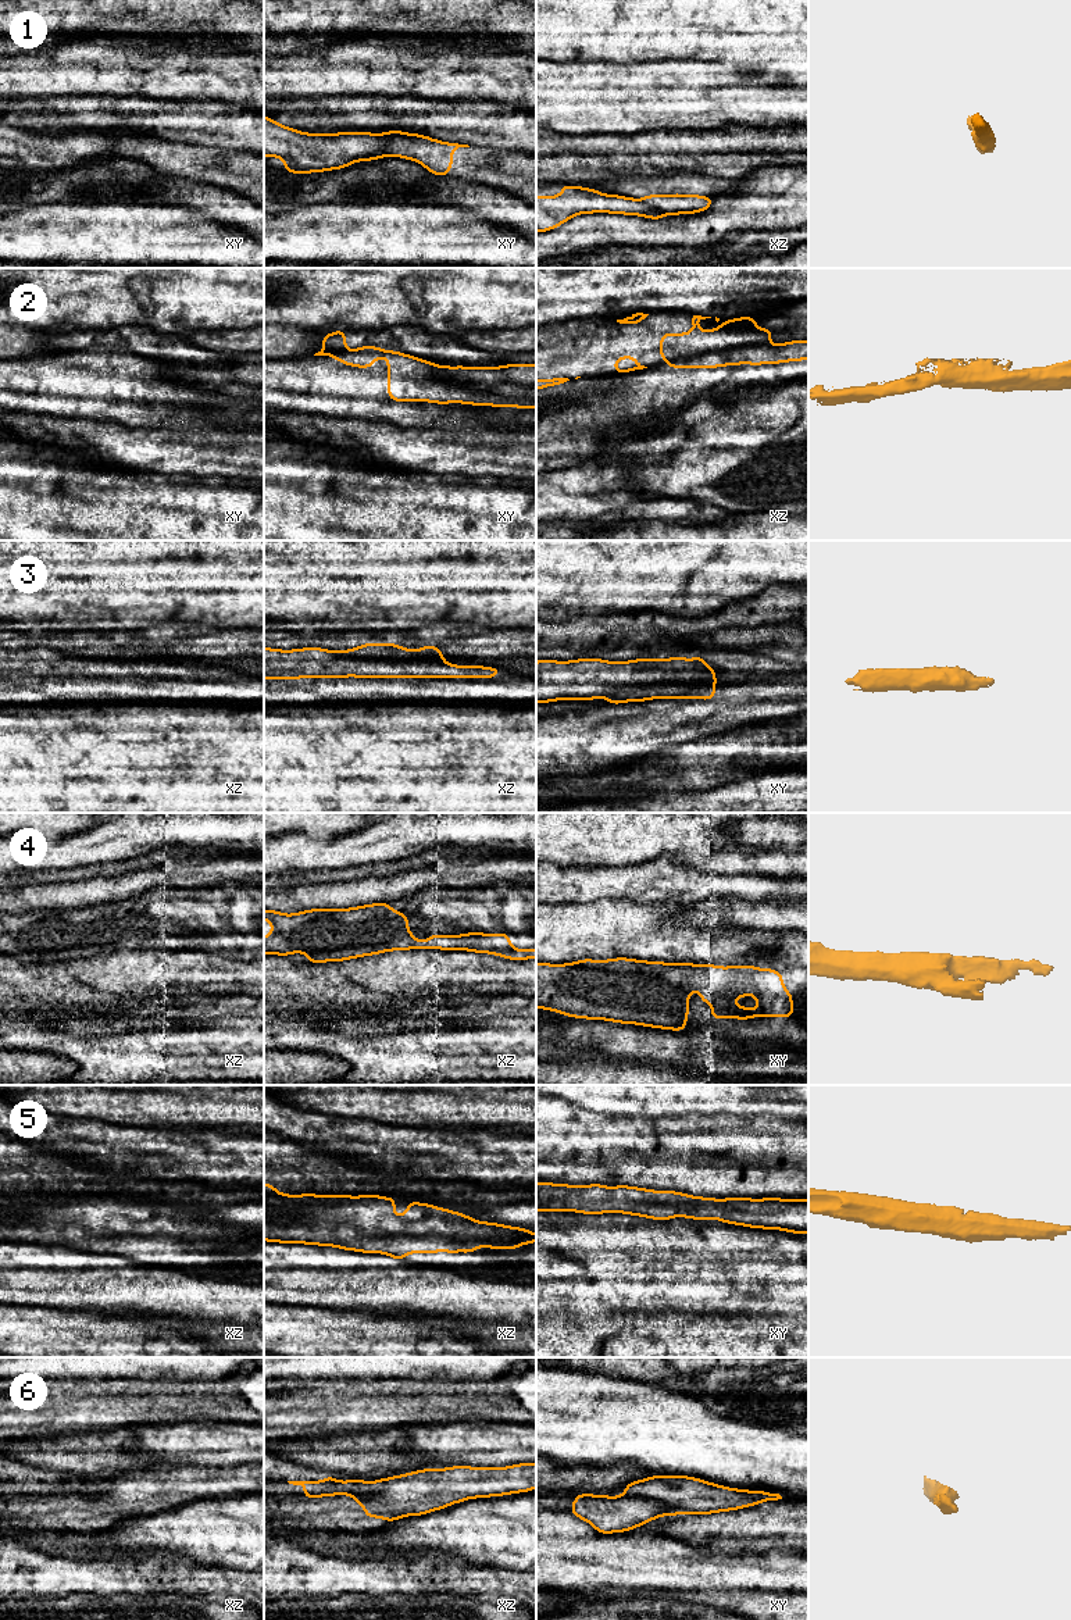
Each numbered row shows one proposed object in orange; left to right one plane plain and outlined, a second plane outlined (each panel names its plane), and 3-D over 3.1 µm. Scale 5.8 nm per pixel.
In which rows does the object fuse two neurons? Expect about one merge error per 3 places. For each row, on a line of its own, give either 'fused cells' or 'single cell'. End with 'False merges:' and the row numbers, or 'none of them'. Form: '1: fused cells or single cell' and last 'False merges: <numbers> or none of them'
1: fused cells
2: fused cells
3: fused cells
4: single cell
5: single cell
6: fused cells
False merges: 1, 2, 3, 6

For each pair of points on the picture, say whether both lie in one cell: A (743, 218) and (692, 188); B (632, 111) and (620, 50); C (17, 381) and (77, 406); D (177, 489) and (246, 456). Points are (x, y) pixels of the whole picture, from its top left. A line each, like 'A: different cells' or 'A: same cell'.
A: different cells
B: different cells
C: same cell
D: different cells

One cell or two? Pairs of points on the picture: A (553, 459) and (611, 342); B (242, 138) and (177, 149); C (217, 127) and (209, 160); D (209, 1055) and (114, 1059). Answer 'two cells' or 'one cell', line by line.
A: two cells
B: two cells
C: two cells
D: one cell

